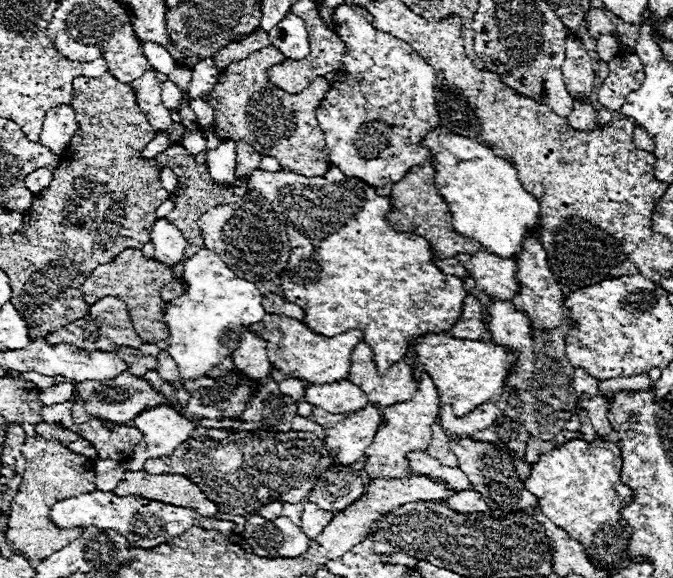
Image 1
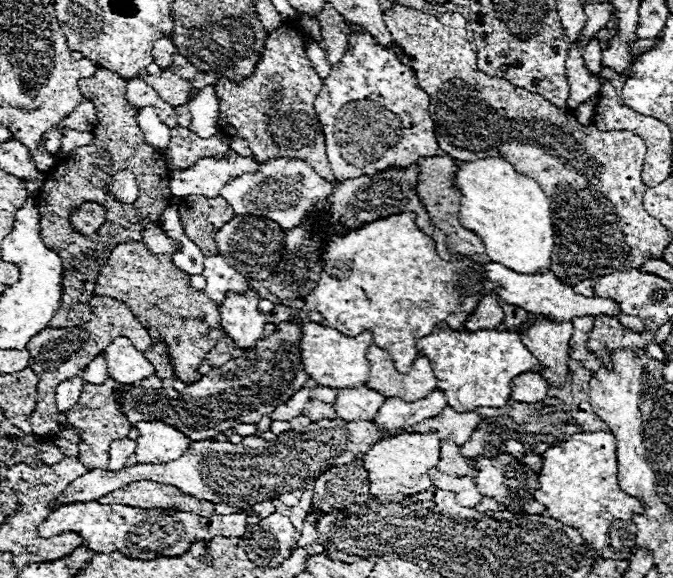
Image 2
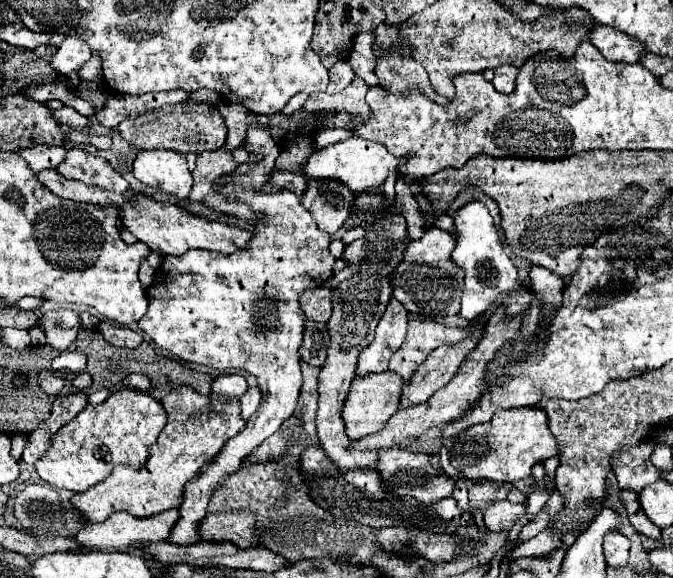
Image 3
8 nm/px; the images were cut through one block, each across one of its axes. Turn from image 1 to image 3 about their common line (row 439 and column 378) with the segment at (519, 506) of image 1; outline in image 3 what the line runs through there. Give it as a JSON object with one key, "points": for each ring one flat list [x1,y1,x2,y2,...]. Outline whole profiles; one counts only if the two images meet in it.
{"points":[[388,448,378,452,378,472,382,474,386,488,396,496,412,496,422,504,434,504,436,500,442,500,452,494,456,486,456,478,450,478,446,472,438,472,430,464,430,456,422,452,408,452,406,448]]}

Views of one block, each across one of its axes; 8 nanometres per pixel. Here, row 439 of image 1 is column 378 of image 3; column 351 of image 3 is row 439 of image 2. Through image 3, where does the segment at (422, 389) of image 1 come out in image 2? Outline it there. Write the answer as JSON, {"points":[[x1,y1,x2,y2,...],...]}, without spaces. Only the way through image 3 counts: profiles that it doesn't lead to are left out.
{"points":[[434,432,430,434,398,434,394,438,378,442,374,448,368,450,364,456,364,468,368,470,370,480,370,494,404,494,412,496,432,488,432,480,428,478,428,470,436,466,440,460,440,440]]}

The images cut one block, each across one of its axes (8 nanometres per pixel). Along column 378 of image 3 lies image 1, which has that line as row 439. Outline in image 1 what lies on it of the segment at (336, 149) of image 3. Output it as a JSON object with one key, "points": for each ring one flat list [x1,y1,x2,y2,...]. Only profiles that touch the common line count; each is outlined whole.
{"points":[[168,404,144,410,134,418,136,428,144,438,134,448,134,454,125,462,128,470,142,470,148,458,166,458,176,446,186,442,196,428,194,422,184,418,176,408]]}

